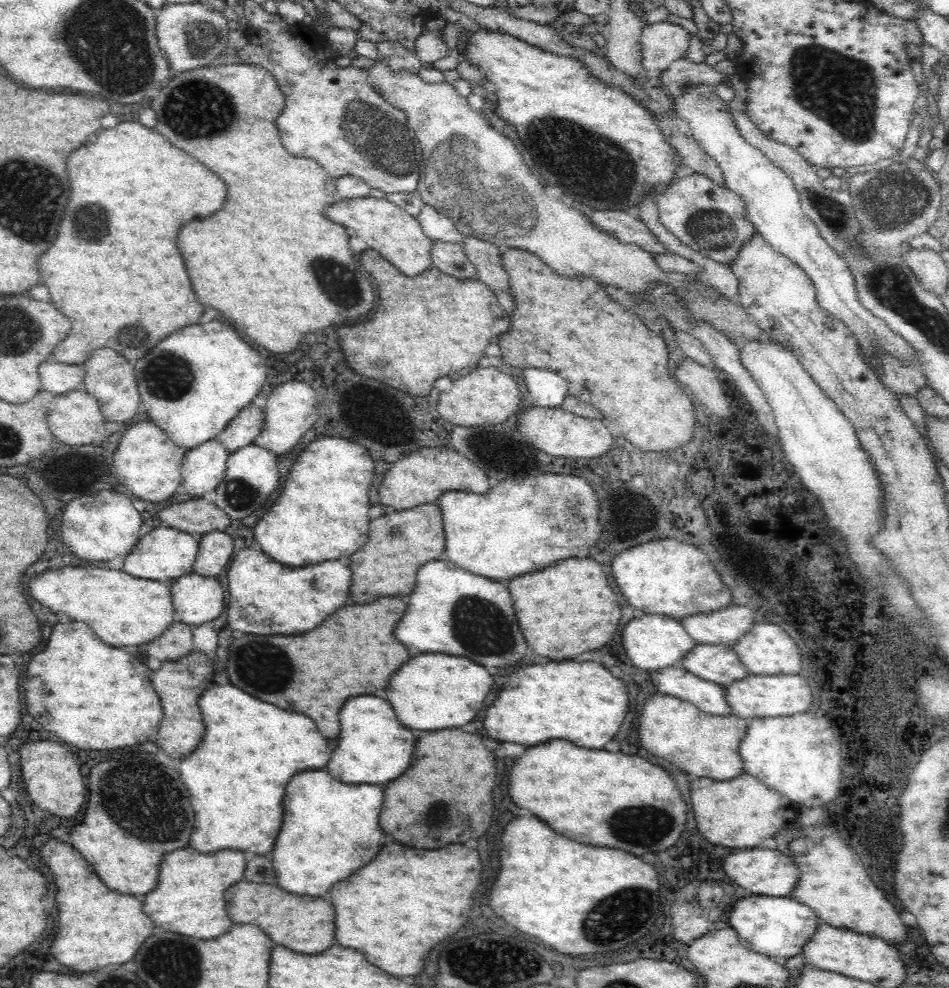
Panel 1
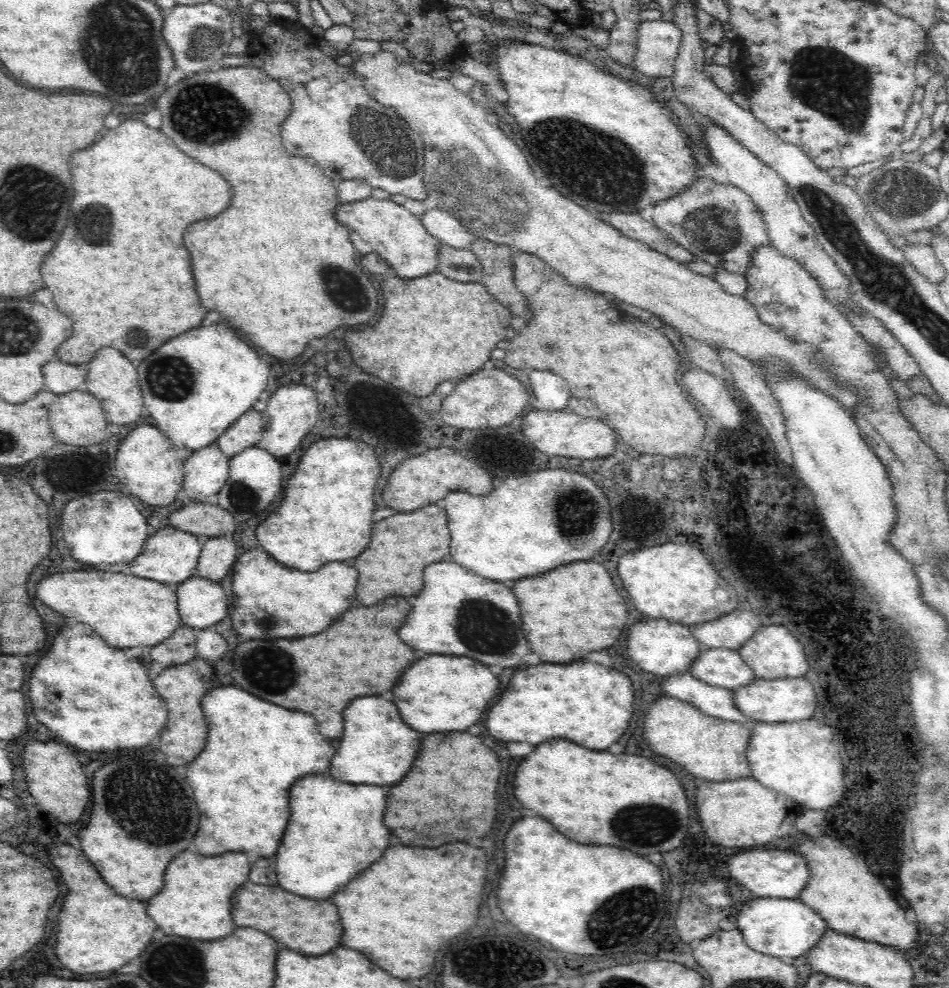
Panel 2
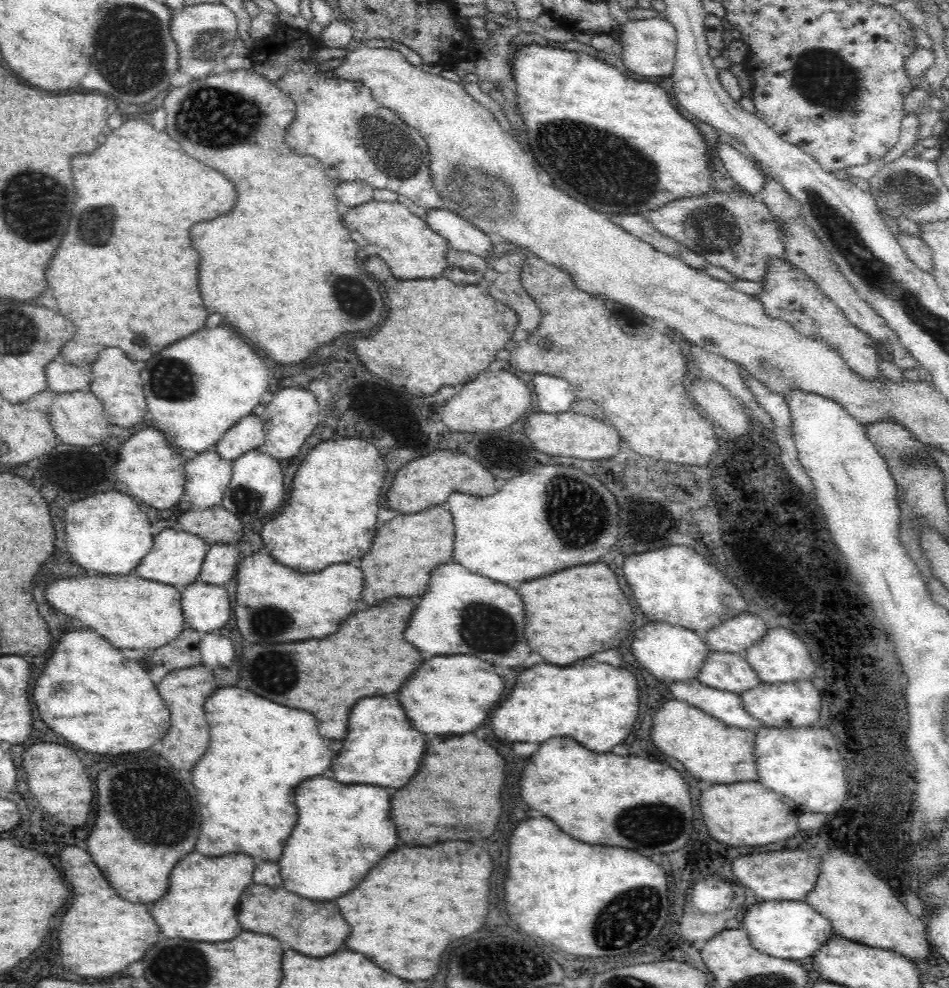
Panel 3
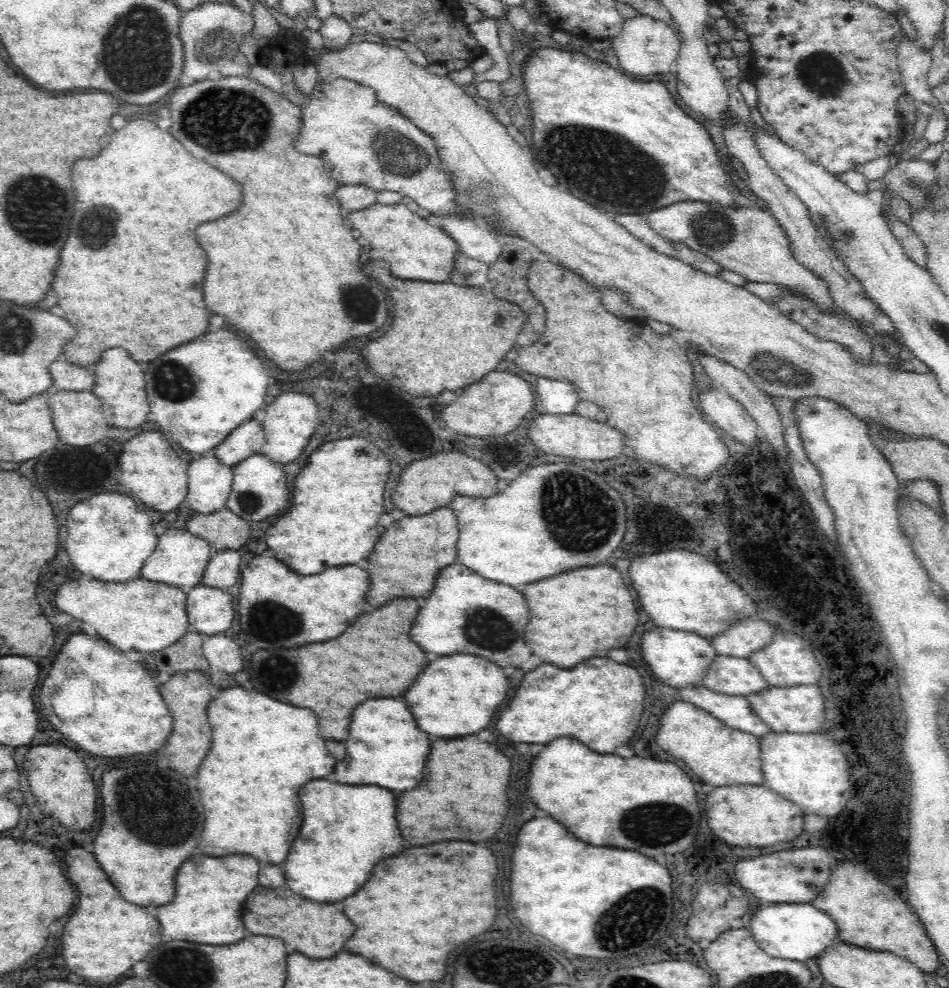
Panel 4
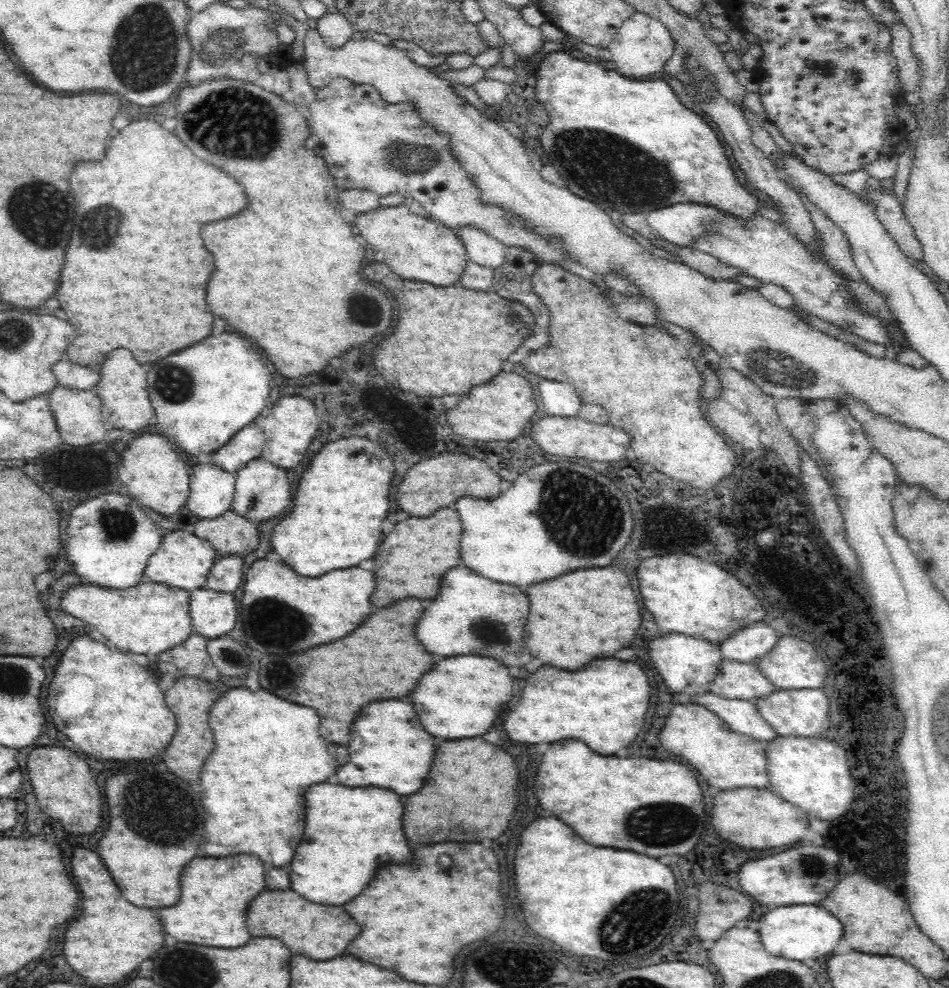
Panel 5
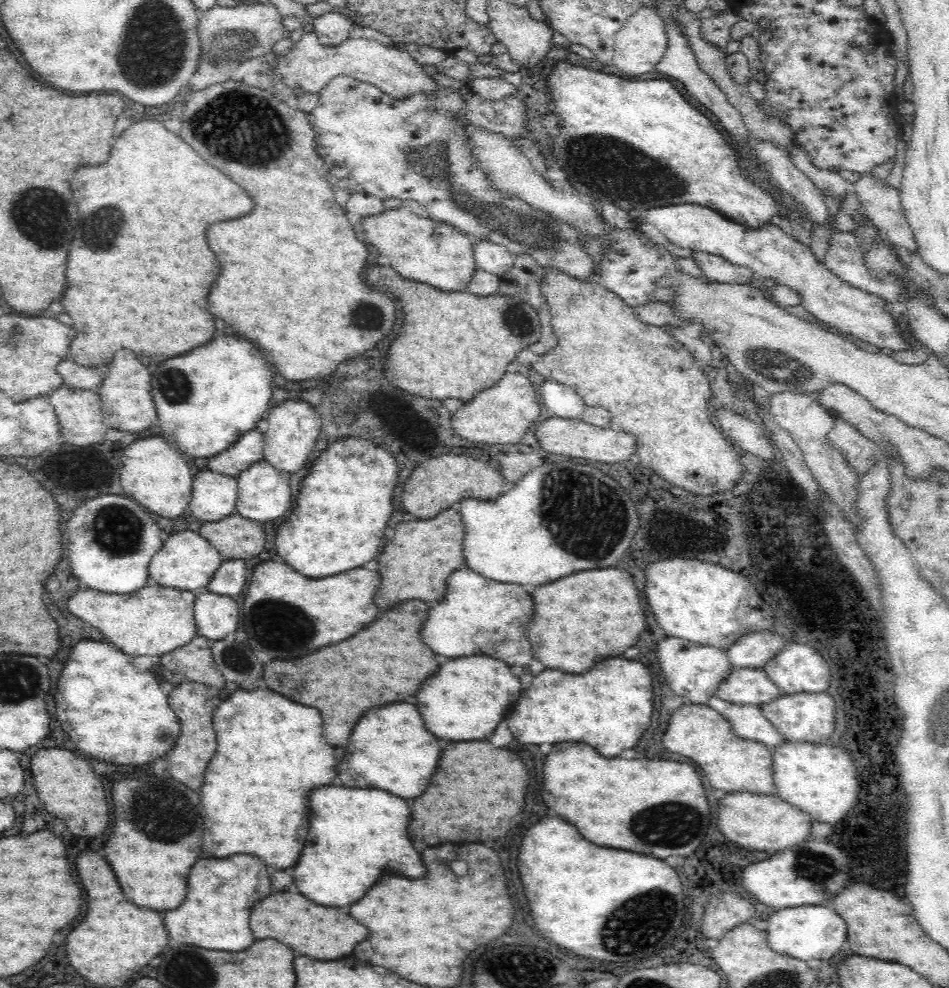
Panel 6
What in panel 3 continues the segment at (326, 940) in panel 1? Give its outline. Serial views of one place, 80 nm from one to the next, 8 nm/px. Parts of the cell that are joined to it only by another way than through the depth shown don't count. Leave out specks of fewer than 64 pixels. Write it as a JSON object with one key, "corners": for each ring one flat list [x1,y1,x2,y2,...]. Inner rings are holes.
{"corners":[[252,884,240,898,238,918,244,930,256,930,256,934,274,936,304,956,330,956,338,952,352,930,334,902,304,900,282,886,268,888]]}

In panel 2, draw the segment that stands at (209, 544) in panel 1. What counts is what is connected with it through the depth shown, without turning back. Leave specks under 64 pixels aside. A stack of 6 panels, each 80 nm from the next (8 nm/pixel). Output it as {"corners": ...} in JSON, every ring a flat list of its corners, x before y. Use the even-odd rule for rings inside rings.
{"corners":[[228,536,204,539,195,576,221,584,239,555,236,544]]}

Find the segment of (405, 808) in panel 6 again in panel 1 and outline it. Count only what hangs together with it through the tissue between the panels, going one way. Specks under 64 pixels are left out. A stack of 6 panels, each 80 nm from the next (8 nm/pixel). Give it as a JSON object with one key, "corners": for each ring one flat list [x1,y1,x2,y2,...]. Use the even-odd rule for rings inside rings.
{"corners":[[326,770,306,772,294,776,294,780,286,788,284,796,284,824,280,830,280,840,274,846,274,872,278,876,280,888,300,894,300,896,324,896,336,882,346,880,356,870,366,866,370,860,378,856,382,846,386,844,386,834,374,822,378,818,382,804,382,788,376,784,342,784,336,782]]}

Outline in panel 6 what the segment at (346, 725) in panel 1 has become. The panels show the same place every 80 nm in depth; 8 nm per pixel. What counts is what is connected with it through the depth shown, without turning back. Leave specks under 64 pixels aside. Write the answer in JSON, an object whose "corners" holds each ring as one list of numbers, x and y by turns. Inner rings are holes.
{"corners":[[390,704,368,712,368,716,356,724,346,748,348,762,340,762,338,776,348,788,378,788,414,800,426,792,438,768,440,754,440,740,426,730,418,708,412,704]]}

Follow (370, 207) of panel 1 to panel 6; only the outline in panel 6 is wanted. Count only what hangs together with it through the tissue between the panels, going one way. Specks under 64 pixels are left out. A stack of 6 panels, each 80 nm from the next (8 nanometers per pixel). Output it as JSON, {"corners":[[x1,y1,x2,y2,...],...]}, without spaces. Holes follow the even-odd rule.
{"corners":[[400,206,366,218,363,228,367,241,379,250,379,254,387,256,390,266,408,280,429,284,442,292,460,292,468,289,476,274,474,242,440,219,421,218]]}

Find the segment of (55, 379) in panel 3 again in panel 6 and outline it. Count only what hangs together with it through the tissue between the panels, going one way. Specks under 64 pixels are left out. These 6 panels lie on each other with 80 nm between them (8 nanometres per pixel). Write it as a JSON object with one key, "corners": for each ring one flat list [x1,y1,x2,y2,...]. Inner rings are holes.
{"corners":[[70,357,64,359,56,370,62,376,63,384,81,388,82,390,97,390,108,374,106,367,87,367,78,364]]}

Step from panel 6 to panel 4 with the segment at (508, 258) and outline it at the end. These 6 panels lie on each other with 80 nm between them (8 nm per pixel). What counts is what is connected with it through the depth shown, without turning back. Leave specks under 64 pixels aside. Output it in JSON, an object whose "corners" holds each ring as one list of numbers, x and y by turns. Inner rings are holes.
{"corners":[[444,216,440,220,442,228,456,239,459,250,466,257,488,265,500,259,503,245,481,221,470,218,460,220,456,216]]}

